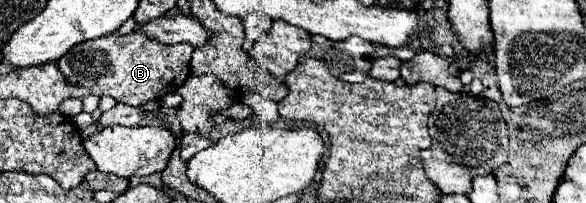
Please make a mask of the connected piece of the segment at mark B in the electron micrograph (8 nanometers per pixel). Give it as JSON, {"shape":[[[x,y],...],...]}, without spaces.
{"shape":[[[133,31],[129,35],[113,33],[113,37],[101,37],[101,41],[85,41],[65,53],[57,65],[69,85],[87,87],[97,97],[109,95],[119,103],[139,107],[151,99],[161,99],[169,91],[177,91],[187,81],[191,75],[191,53],[193,45],[189,43],[161,45],[141,31]]]}

